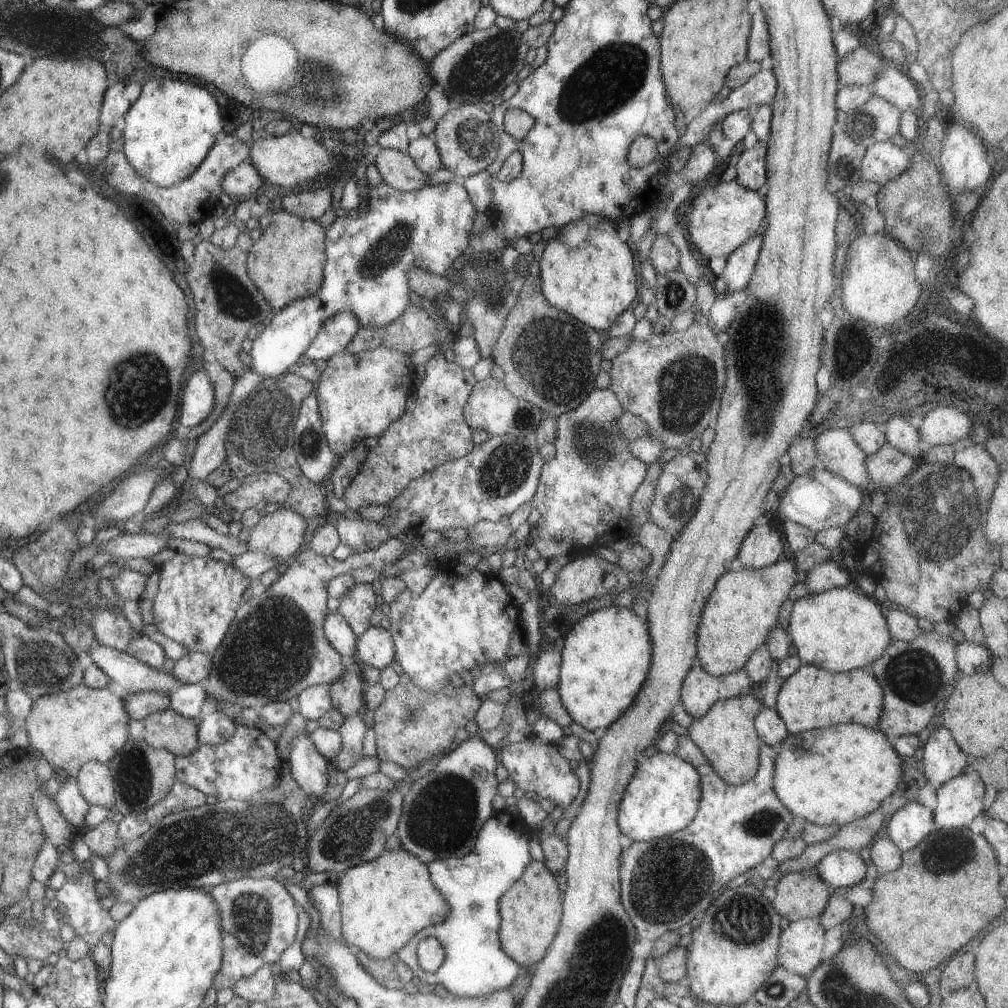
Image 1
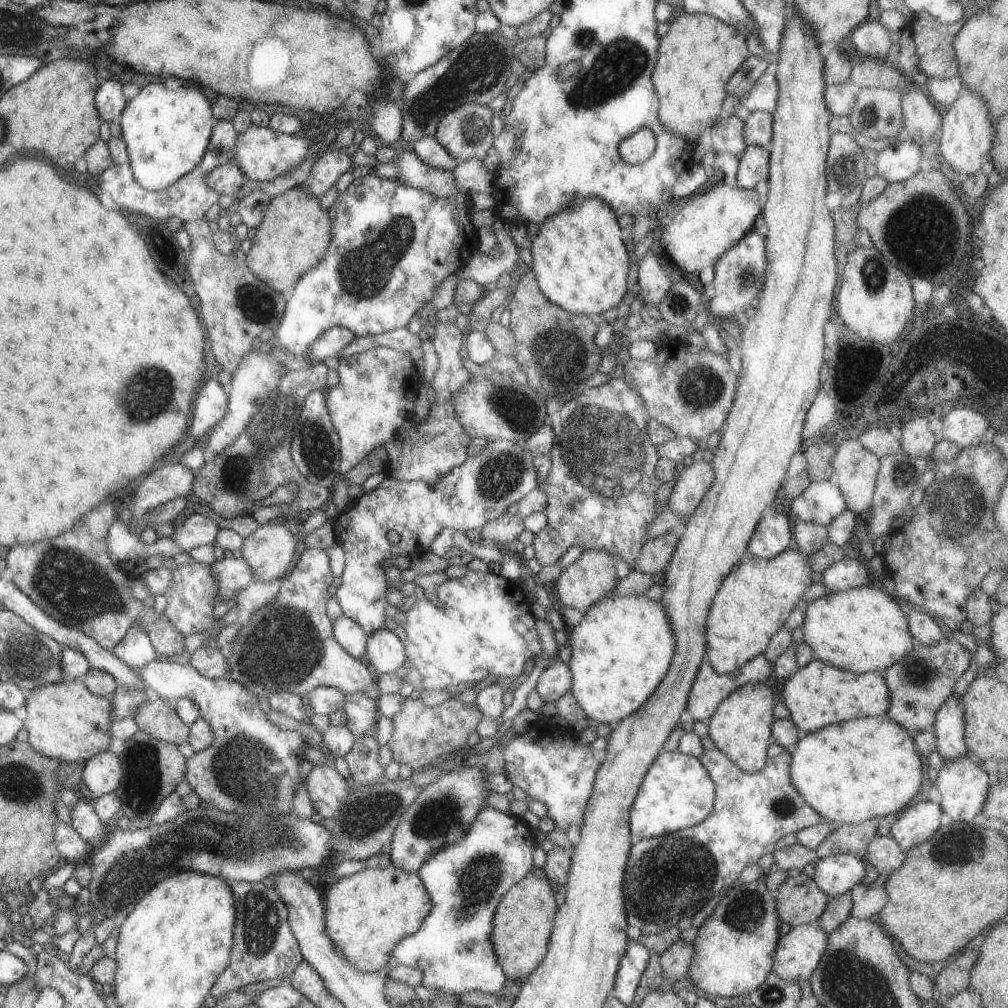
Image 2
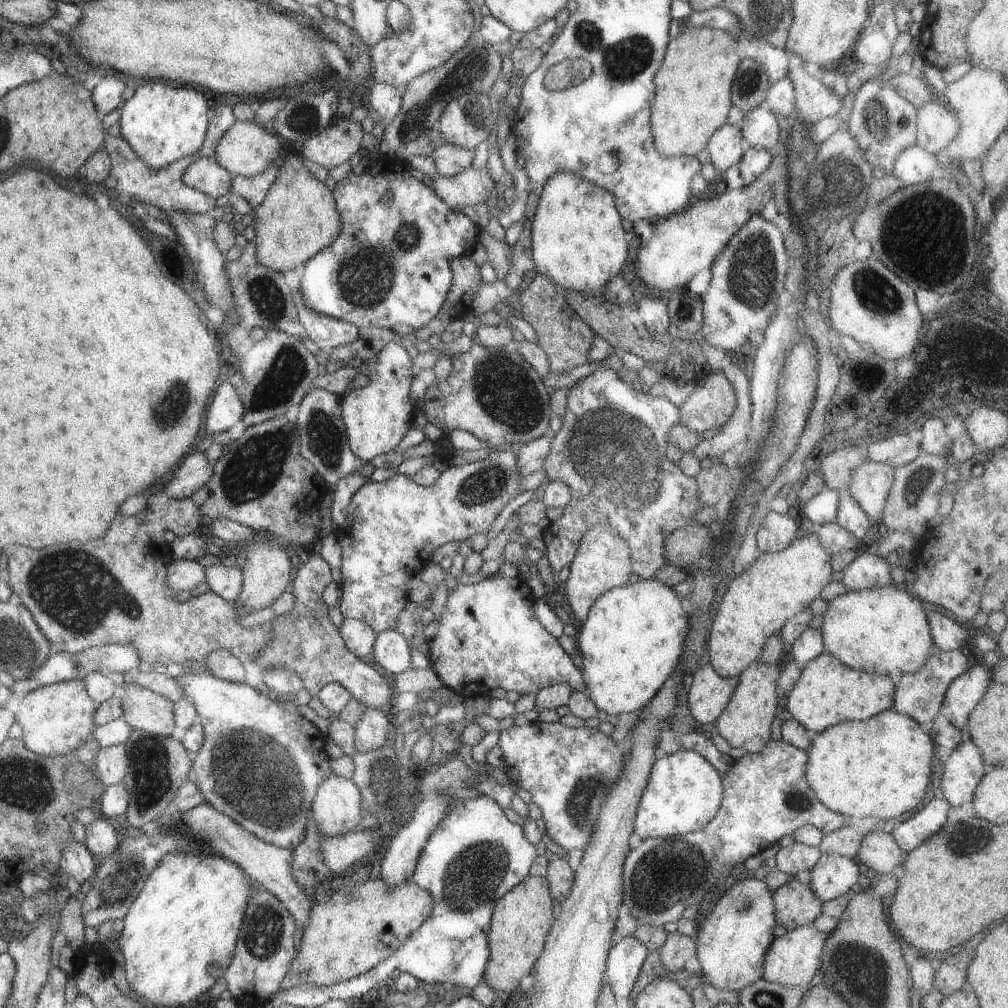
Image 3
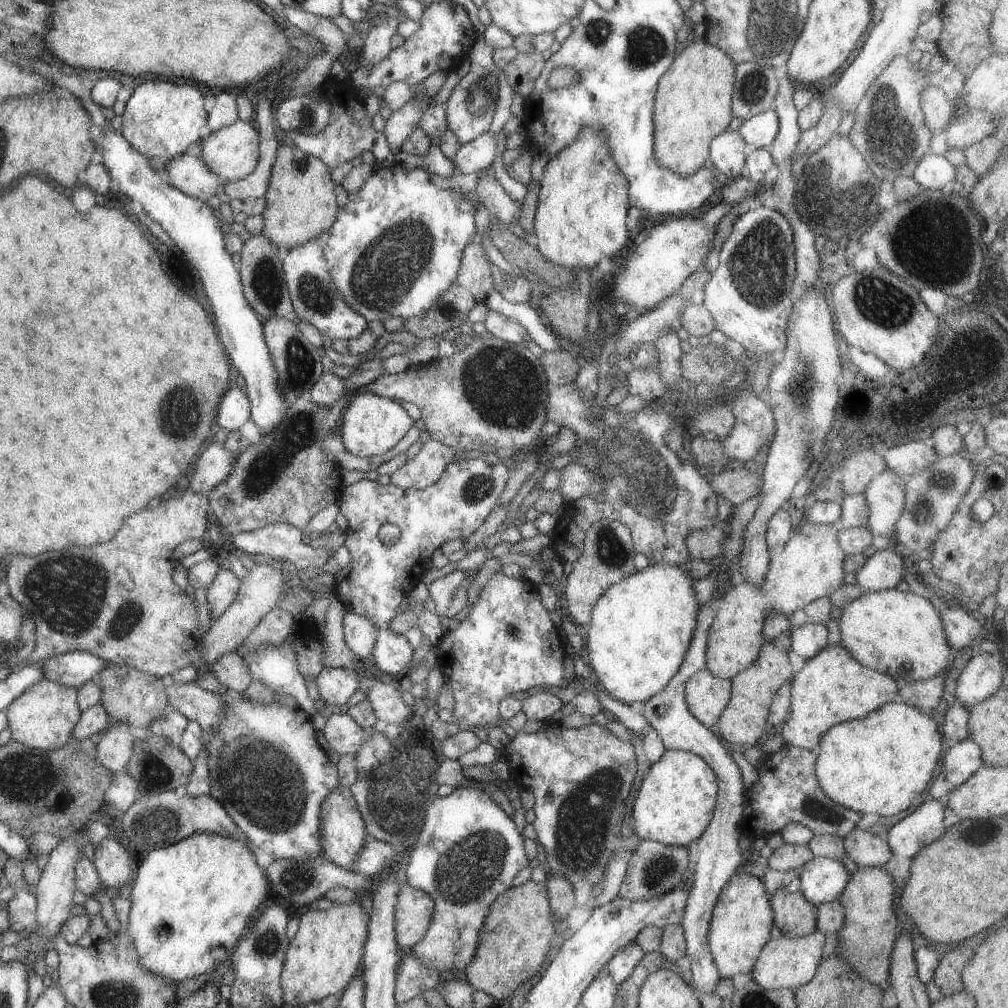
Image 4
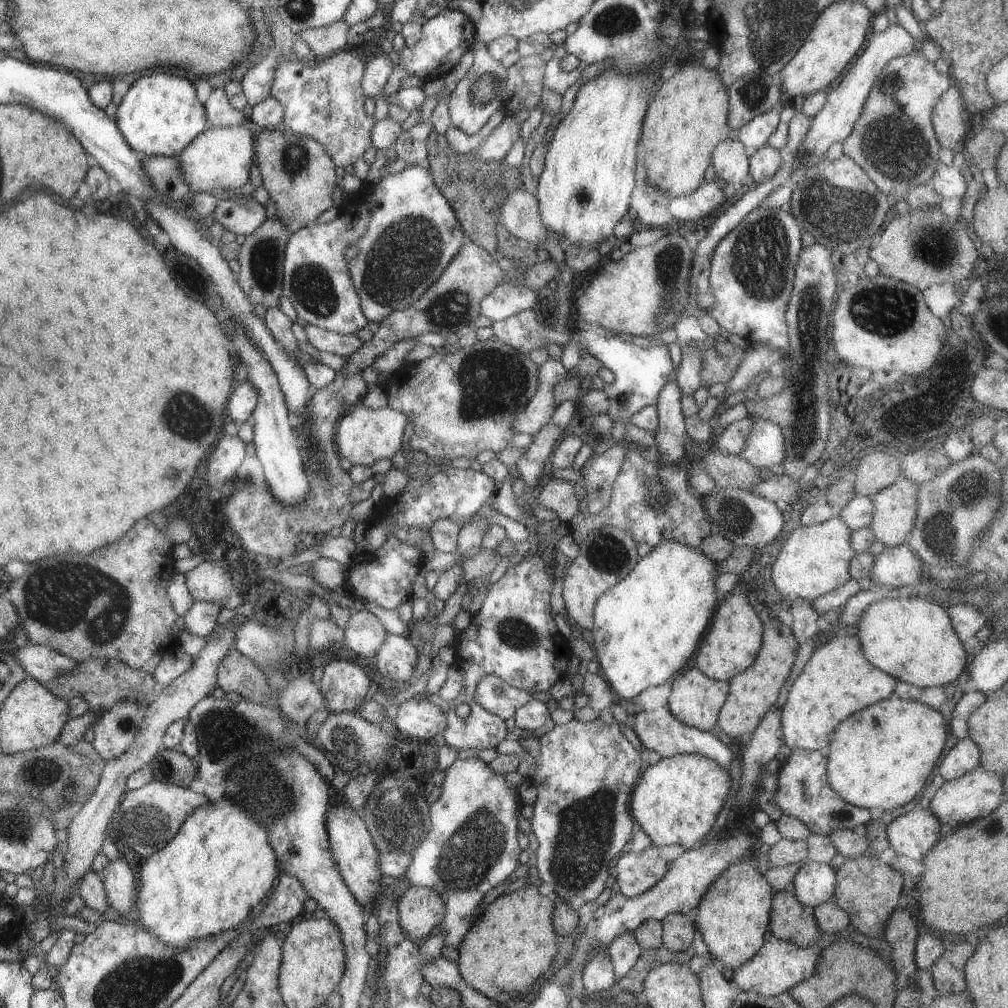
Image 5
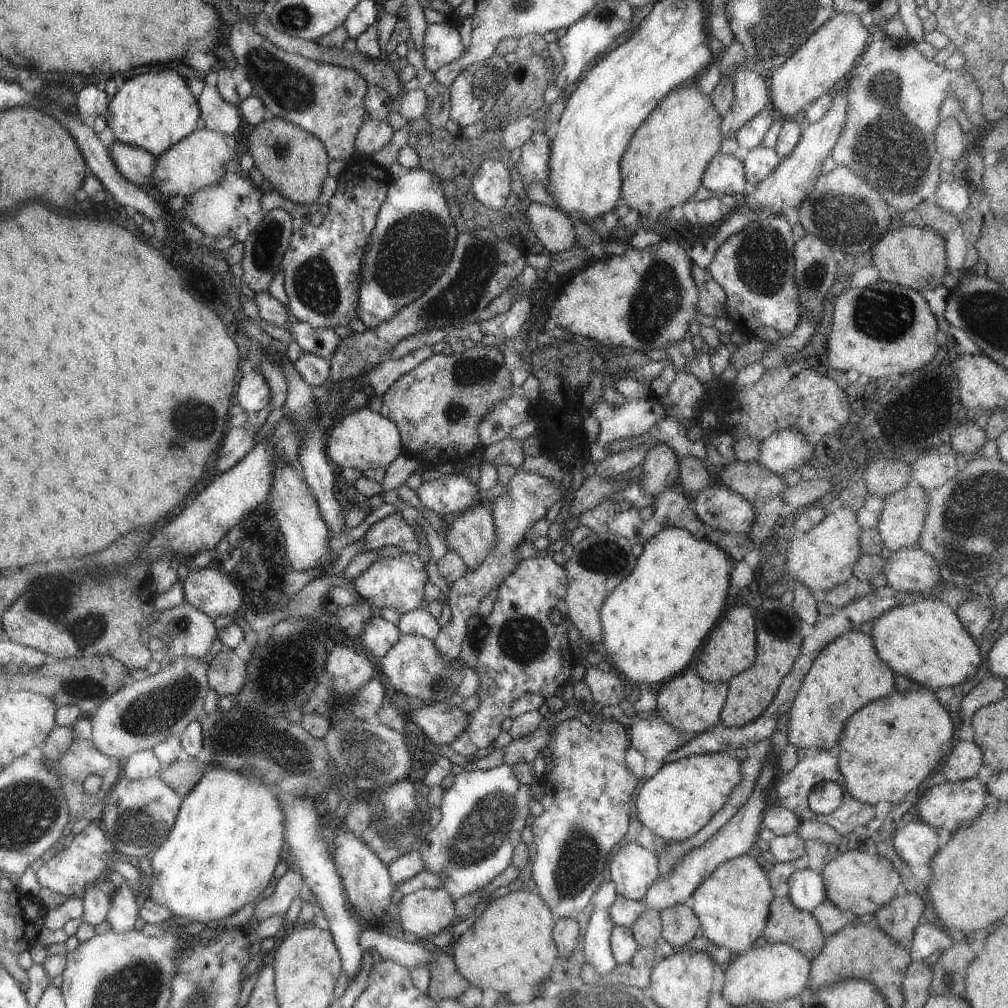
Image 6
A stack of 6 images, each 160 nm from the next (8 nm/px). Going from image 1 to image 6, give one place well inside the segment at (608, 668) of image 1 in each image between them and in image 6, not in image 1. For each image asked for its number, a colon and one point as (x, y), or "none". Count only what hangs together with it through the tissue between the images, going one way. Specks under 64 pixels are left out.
2: (621, 649)
3: (632, 638)
4: (640, 627)
5: (644, 628)
6: (653, 623)

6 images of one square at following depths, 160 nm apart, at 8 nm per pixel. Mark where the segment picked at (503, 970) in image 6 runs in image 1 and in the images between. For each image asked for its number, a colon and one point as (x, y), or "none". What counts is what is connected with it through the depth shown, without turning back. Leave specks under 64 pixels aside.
1: (529, 911)
2: (522, 922)
3: (520, 920)
4: (513, 943)
5: (512, 942)

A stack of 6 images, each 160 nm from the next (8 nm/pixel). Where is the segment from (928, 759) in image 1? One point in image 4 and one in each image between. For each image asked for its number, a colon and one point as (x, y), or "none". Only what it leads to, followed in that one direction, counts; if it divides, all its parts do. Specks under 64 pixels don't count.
2: (948, 727)
3: (961, 696)
4: (981, 676)

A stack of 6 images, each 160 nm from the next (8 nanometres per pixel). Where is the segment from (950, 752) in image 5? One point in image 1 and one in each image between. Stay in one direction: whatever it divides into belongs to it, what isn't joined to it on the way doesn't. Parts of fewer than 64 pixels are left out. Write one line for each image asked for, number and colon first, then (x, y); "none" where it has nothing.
1: (959, 800)
2: (962, 785)
3: (958, 772)
4: (962, 759)

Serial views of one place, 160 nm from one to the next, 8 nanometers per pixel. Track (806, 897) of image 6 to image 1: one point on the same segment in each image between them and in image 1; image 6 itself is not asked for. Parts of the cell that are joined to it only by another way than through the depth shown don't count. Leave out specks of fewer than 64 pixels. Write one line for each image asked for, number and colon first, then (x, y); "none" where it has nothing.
1: (840, 868)
2: (834, 874)
3: (831, 876)
4: (821, 880)
5: (813, 883)

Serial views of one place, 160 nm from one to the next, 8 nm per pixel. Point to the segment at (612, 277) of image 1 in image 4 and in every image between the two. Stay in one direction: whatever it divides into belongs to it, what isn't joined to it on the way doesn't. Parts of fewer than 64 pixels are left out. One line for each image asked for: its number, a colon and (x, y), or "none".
2: (578, 260)
3: (577, 243)
4: (582, 200)

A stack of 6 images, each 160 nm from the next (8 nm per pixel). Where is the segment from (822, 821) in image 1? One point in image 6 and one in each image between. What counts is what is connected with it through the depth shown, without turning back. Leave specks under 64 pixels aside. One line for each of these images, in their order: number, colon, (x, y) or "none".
2: (849, 772)
3: (880, 767)
4: (877, 763)
5: (880, 757)
6: (888, 747)

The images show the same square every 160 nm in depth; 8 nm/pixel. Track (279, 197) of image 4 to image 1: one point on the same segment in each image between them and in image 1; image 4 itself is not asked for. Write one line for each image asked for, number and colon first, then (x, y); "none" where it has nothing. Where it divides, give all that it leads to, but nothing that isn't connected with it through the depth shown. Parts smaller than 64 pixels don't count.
1: (285, 264)
2: (293, 236)
3: (297, 218)

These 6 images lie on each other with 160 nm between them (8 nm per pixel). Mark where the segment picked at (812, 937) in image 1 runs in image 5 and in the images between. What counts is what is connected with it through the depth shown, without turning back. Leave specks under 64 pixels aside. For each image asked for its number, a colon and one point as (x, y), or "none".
2: (798, 952)
3: (792, 960)
4: (785, 962)
5: (777, 965)

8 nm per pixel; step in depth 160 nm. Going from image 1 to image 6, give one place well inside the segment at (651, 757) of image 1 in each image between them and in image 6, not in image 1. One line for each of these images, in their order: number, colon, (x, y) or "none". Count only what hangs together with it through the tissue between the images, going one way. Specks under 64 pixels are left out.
2: (675, 793)
3: (683, 791)
4: (674, 803)
5: (676, 801)
6: (682, 796)

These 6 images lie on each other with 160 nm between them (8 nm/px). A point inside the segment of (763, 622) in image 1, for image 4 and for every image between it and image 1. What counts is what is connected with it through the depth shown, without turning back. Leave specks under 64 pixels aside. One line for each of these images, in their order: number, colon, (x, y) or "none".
2: (750, 606)
3: (775, 586)
4: (809, 566)

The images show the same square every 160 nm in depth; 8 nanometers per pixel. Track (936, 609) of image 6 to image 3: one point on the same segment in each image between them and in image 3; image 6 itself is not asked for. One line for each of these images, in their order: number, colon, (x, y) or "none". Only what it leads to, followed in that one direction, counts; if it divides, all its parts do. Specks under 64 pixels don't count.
3: (883, 630)
4: (898, 633)
5: (916, 640)

